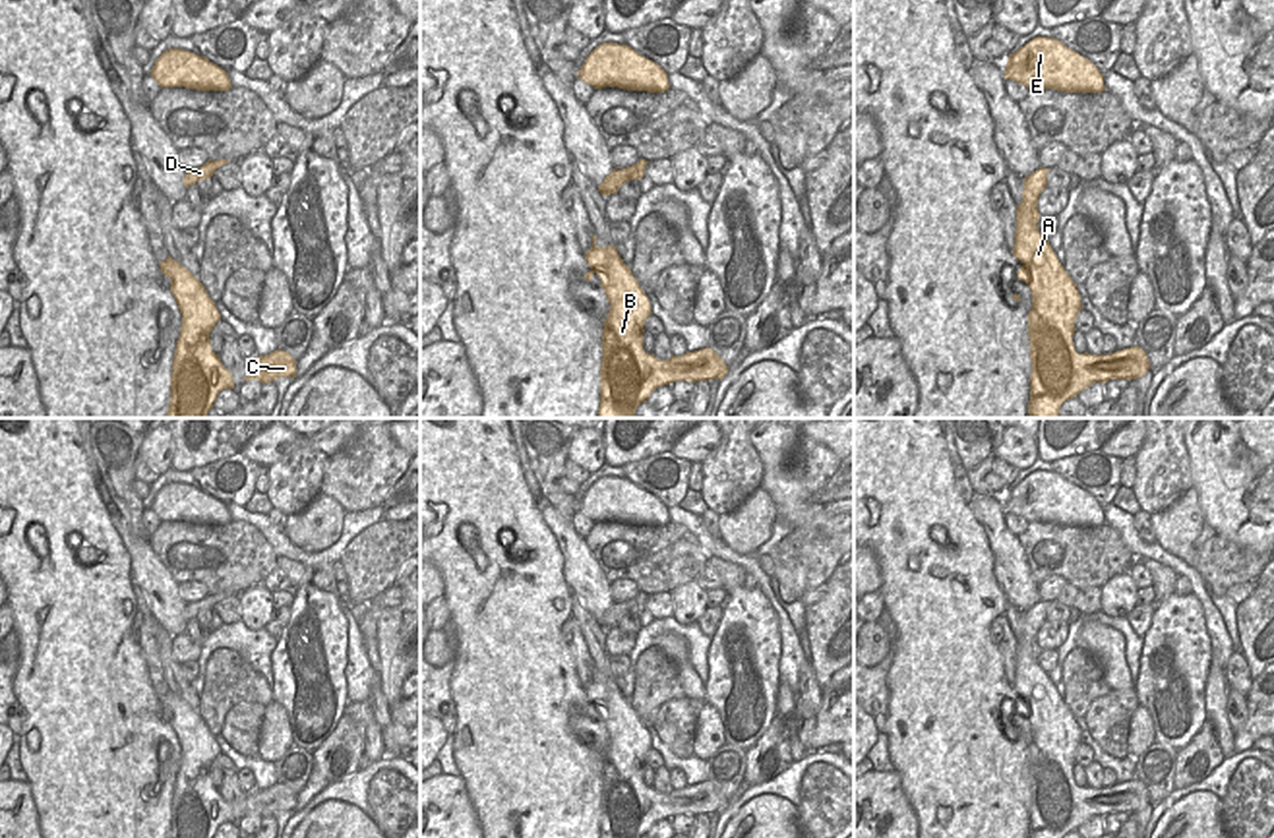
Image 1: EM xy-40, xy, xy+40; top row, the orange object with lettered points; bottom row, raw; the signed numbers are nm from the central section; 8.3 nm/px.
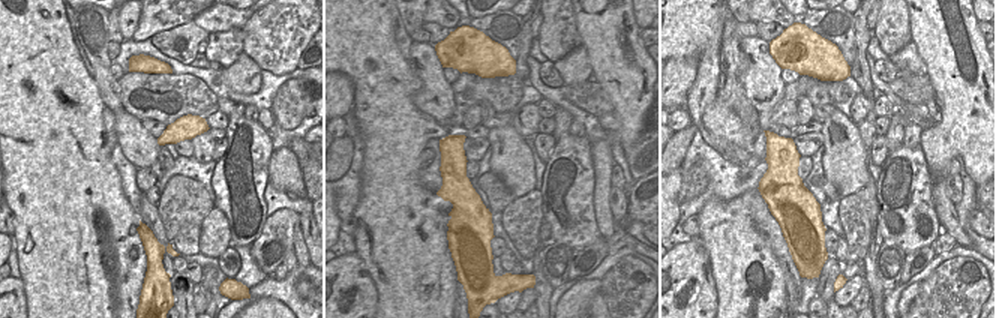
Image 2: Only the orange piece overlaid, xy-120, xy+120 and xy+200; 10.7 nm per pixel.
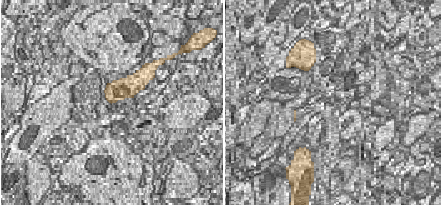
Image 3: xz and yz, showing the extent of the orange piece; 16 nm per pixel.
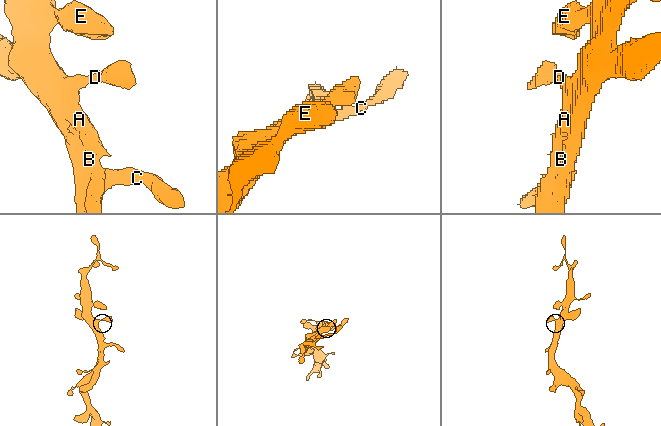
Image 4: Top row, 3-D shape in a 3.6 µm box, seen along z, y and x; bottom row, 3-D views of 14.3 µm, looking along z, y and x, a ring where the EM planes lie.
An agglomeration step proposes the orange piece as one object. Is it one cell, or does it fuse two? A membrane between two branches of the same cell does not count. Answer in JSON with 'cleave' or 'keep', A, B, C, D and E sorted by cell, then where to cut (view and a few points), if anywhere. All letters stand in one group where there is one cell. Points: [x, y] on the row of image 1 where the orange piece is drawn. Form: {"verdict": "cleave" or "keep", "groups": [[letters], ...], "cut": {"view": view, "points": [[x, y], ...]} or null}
{"verdict": "keep", "groups": [["A", "B", "C", "D", "E"]], "cut": null}

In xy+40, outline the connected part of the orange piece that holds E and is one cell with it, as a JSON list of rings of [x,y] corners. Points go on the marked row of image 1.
[[[1034,37],[1005,66],[1005,79],[1028,89],[1057,89],[1065,93],[1102,93],[1104,74],[1084,56],[1061,41]]]

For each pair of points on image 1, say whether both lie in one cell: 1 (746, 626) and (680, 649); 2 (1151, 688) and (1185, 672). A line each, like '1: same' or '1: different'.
1: different
2: same

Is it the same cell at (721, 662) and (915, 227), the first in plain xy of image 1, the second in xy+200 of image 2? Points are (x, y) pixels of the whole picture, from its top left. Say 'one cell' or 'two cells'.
one cell

